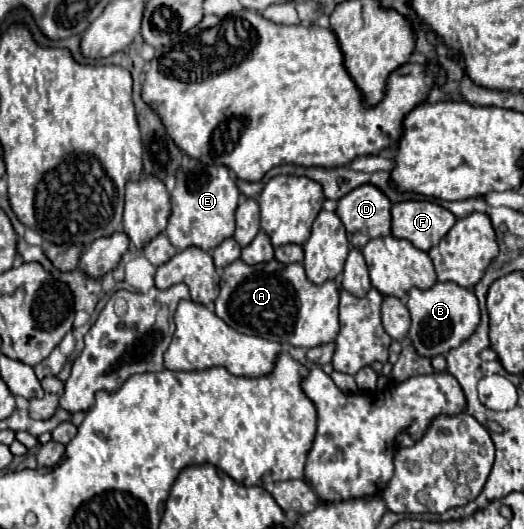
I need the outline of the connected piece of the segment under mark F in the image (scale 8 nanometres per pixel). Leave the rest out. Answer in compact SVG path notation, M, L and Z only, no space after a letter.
M406 200L392 206L392 234L428 252L454 226L456 216L430 200Z

